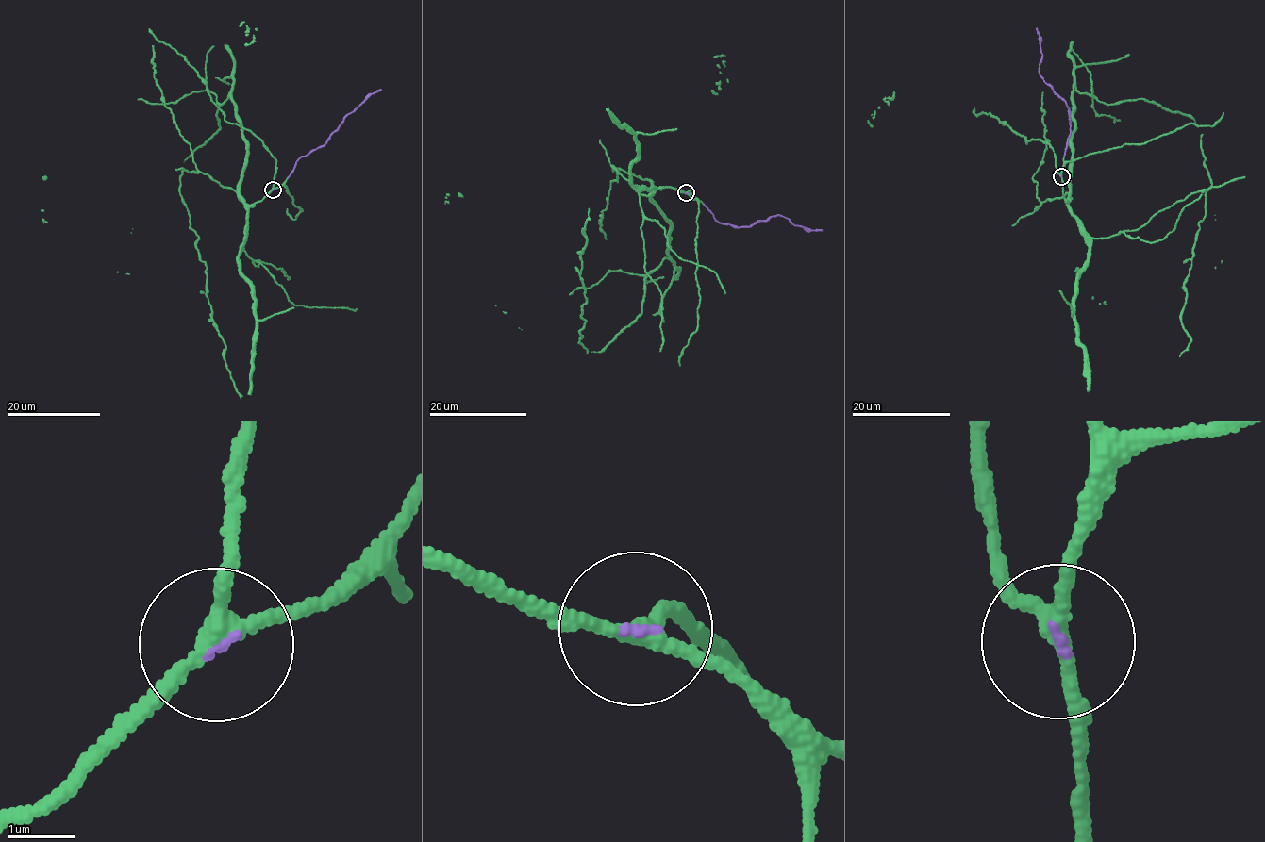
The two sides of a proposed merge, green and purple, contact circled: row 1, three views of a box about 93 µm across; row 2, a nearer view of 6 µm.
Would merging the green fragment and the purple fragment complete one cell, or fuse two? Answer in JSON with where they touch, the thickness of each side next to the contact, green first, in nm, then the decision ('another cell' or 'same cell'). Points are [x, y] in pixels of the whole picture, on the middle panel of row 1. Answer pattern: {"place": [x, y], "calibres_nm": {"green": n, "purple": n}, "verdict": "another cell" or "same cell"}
{"place": [686, 192], "calibres_nm": {"green": 200, "purple": 70}, "verdict": "same cell"}

